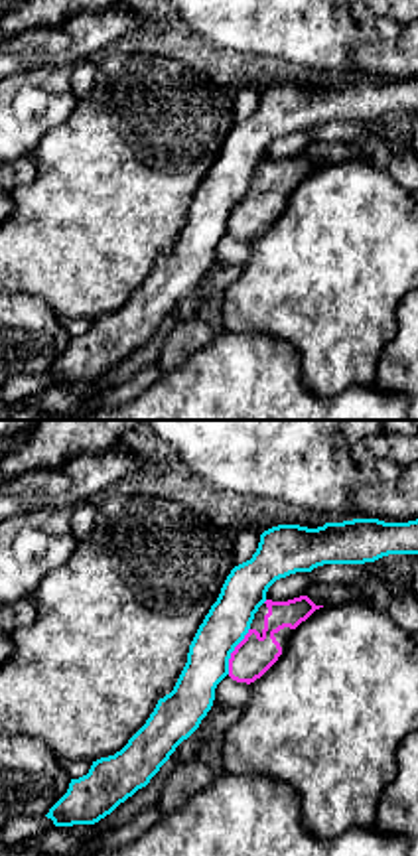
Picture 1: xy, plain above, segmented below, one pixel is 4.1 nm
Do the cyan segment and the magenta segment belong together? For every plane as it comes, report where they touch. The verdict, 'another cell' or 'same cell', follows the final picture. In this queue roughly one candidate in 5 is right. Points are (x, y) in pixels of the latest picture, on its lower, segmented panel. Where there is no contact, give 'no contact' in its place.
(233, 649)

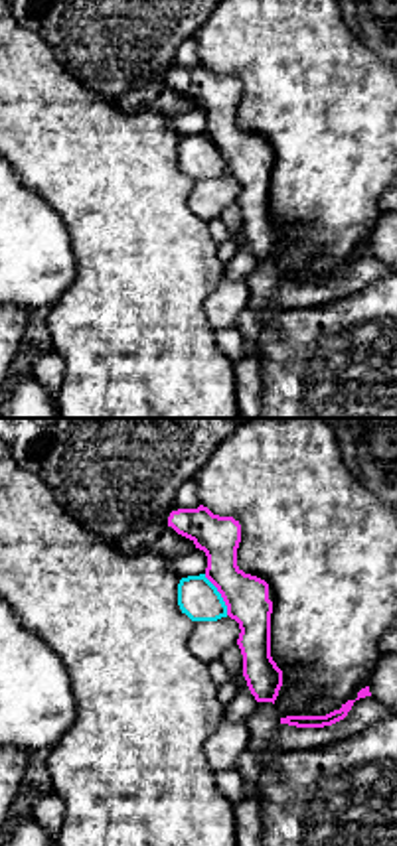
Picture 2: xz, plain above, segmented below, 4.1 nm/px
(220, 594)

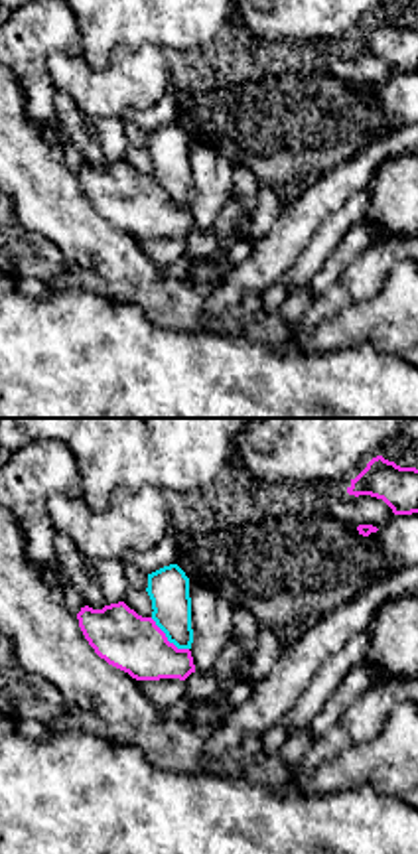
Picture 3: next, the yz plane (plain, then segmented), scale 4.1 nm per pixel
(168, 640)

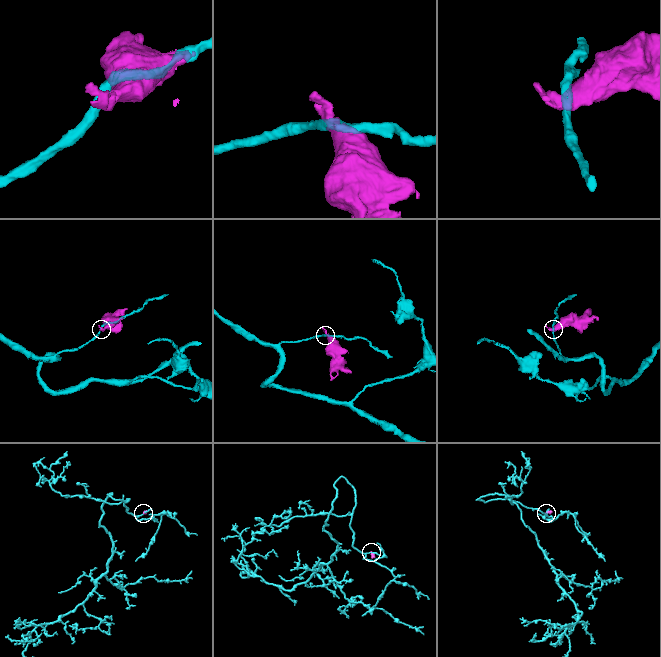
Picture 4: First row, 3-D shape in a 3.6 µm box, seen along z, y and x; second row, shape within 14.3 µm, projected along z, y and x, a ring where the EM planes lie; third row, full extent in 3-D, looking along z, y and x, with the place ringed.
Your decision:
another cell

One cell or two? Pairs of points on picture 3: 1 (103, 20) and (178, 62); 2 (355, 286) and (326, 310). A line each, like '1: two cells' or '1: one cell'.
1: two cells
2: one cell

